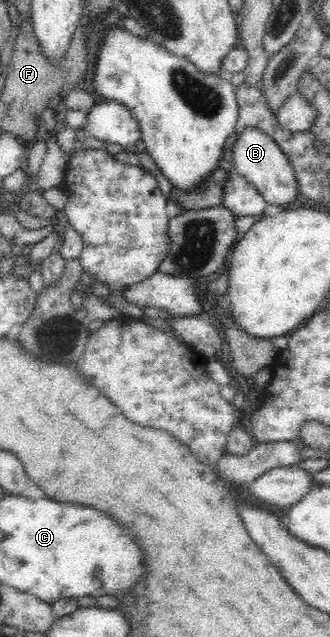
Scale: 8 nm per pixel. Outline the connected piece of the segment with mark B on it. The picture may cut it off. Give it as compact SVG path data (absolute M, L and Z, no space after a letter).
M246 126L235 130L236 138L232 144L232 162L235 171L243 176L255 189L258 189L266 204L280 206L282 209L292 206L298 198L298 187L294 169L286 158L284 151L262 129Z

